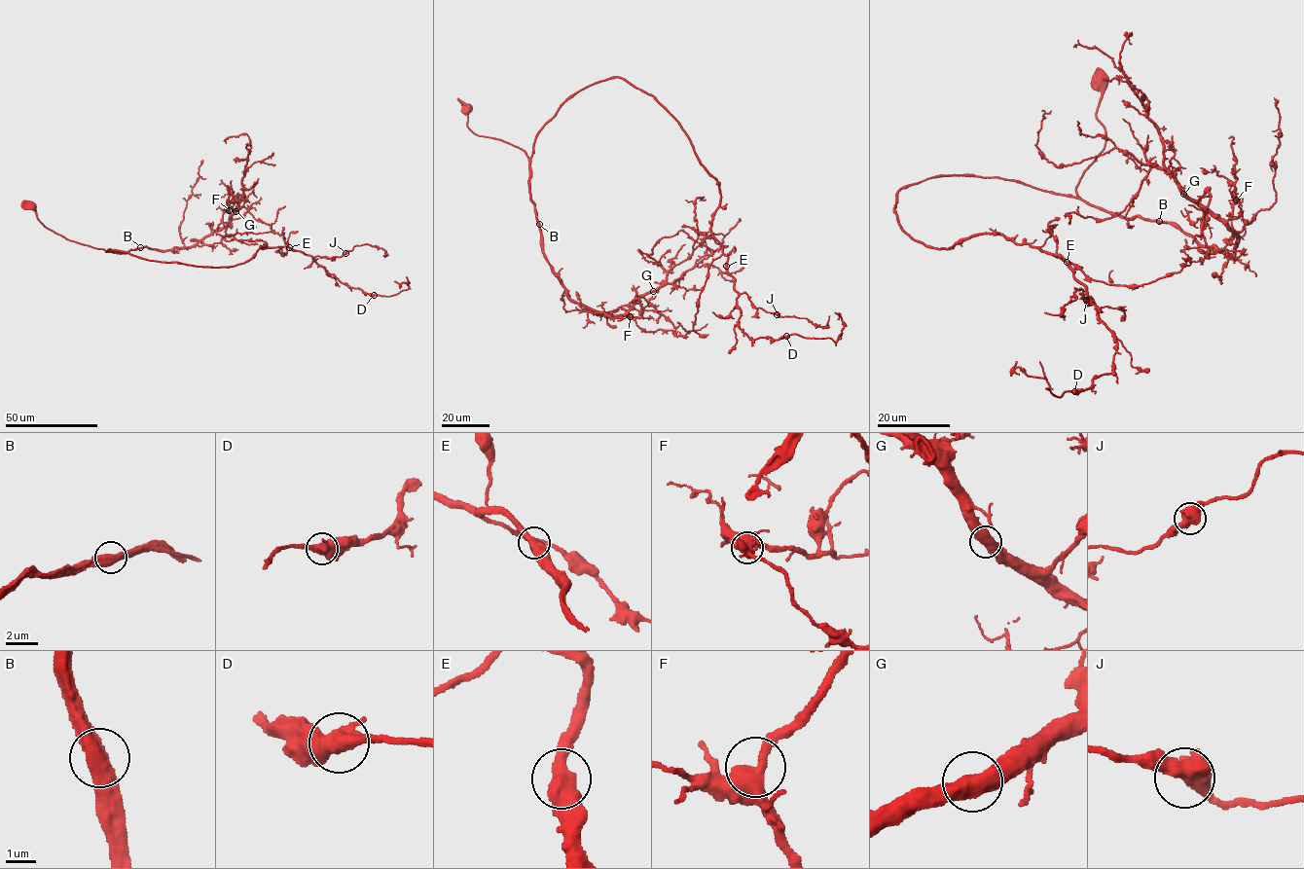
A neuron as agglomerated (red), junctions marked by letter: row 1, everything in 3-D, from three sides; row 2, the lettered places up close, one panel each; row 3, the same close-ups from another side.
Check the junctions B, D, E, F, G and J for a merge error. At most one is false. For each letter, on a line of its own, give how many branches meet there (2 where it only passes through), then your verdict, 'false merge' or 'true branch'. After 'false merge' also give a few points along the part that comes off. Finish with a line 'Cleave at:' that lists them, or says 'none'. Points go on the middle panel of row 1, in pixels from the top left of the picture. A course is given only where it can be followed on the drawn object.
B: 2 | true branch
D: 2 | true branch
E: 2 | true branch
F: 2 | true branch
G: 2 | true branch
J: 2 | true branch
Cleave at: none

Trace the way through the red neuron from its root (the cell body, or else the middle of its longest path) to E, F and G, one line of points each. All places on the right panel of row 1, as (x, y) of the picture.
E: (1100, 83), (1106, 137), (1083, 200), (964, 174), (895, 195), (898, 224), (925, 245), (999, 234), (1067, 262)
F: (1100, 83), (1104, 146), (1075, 188), (1081, 199), (1177, 224), (1231, 255), (1236, 199)
G: (1100, 83), (1104, 146), (1080, 178), (1079, 198), (1126, 218), (1177, 224), (1232, 255), (1236, 235), (1183, 194)

